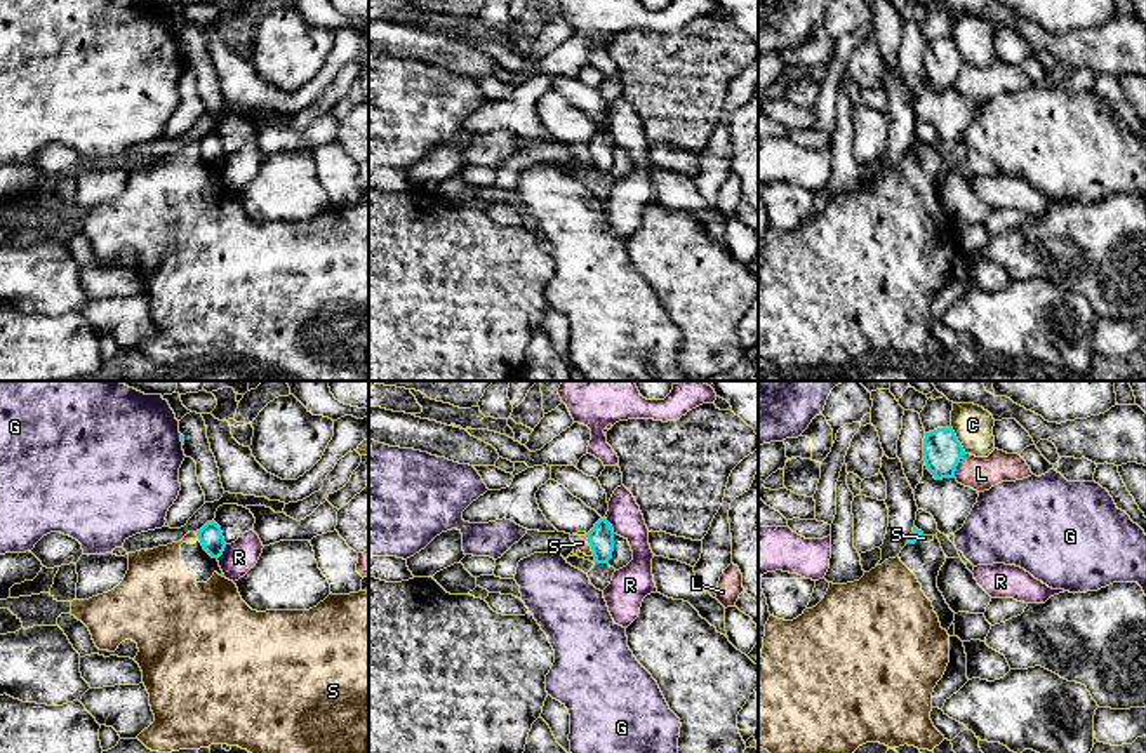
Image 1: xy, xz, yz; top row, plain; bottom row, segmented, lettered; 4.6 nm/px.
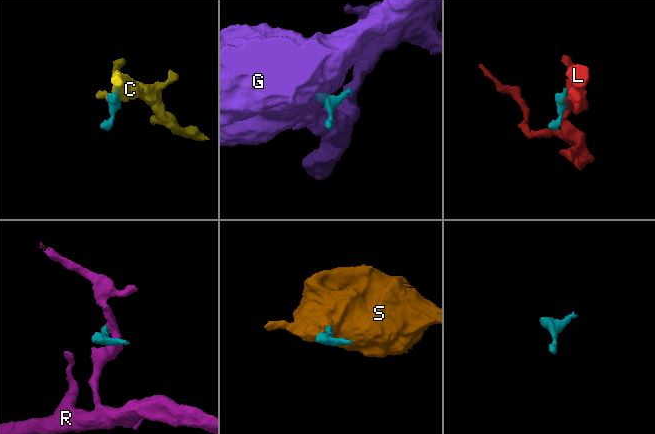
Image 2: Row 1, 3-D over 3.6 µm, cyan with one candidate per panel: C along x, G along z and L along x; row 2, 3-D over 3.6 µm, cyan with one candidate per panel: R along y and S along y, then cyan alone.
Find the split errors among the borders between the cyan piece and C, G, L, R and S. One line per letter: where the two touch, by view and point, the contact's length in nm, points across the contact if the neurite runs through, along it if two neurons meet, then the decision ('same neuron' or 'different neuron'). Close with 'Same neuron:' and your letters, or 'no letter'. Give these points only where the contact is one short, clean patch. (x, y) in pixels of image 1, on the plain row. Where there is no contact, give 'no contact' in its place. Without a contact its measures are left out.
C: meets cyan in yz at (957, 51); contact 150 nm long; different neuron
G: meets cyan in xy at (181, 51); contact 50 nm long; border along xy (179, 46), (183, 54); different neuron
L: meets cyan in yz at (957, 75); contact 130 nm long; different neuron
R: meets cyan in xz at (611, 136); contact 90 nm long; border along xz (606, 127), (614, 143); different neuron
S: meets cyan in xz at (590, 155); contact 100 nm long; border along xz (585, 146), (593, 166); different neuron
Same neuron: no letter

